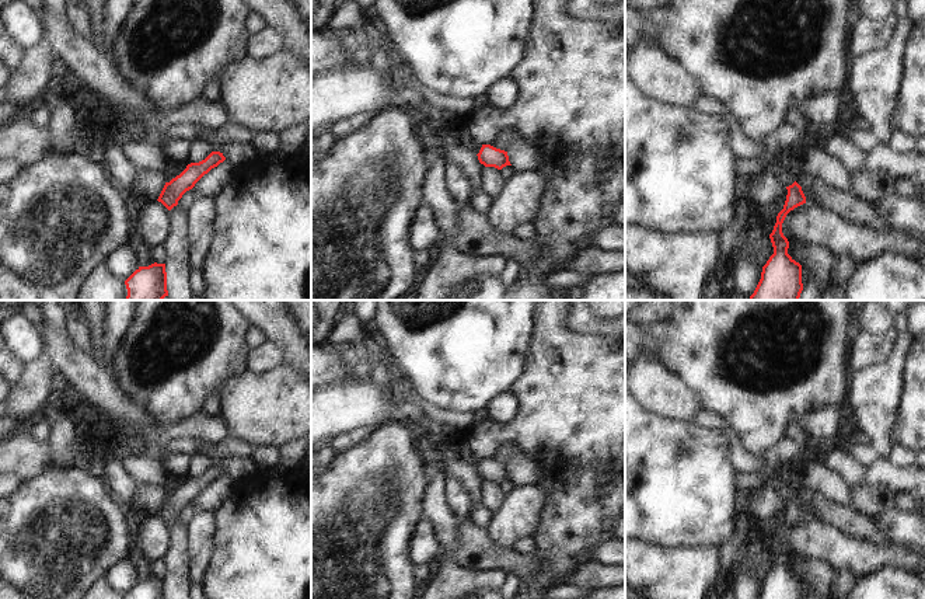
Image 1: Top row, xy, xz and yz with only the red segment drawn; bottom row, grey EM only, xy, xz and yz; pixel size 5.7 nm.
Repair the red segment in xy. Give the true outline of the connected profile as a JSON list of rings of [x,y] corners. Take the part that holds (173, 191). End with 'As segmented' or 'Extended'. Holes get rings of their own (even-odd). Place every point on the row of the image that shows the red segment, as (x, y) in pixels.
[[[212,152],[205,160],[188,164],[179,175],[172,178],[170,182],[165,182],[157,201],[171,210],[178,205],[178,201],[186,191],[192,189],[205,174],[224,160],[226,157],[223,153]]]. As segmented.

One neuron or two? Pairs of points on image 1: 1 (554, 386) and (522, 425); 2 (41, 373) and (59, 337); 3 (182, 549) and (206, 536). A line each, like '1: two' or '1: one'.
1: one
2: two
3: two

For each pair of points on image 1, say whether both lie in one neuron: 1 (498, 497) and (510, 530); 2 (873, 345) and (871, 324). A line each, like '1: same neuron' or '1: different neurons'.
1: different neurons
2: different neurons

